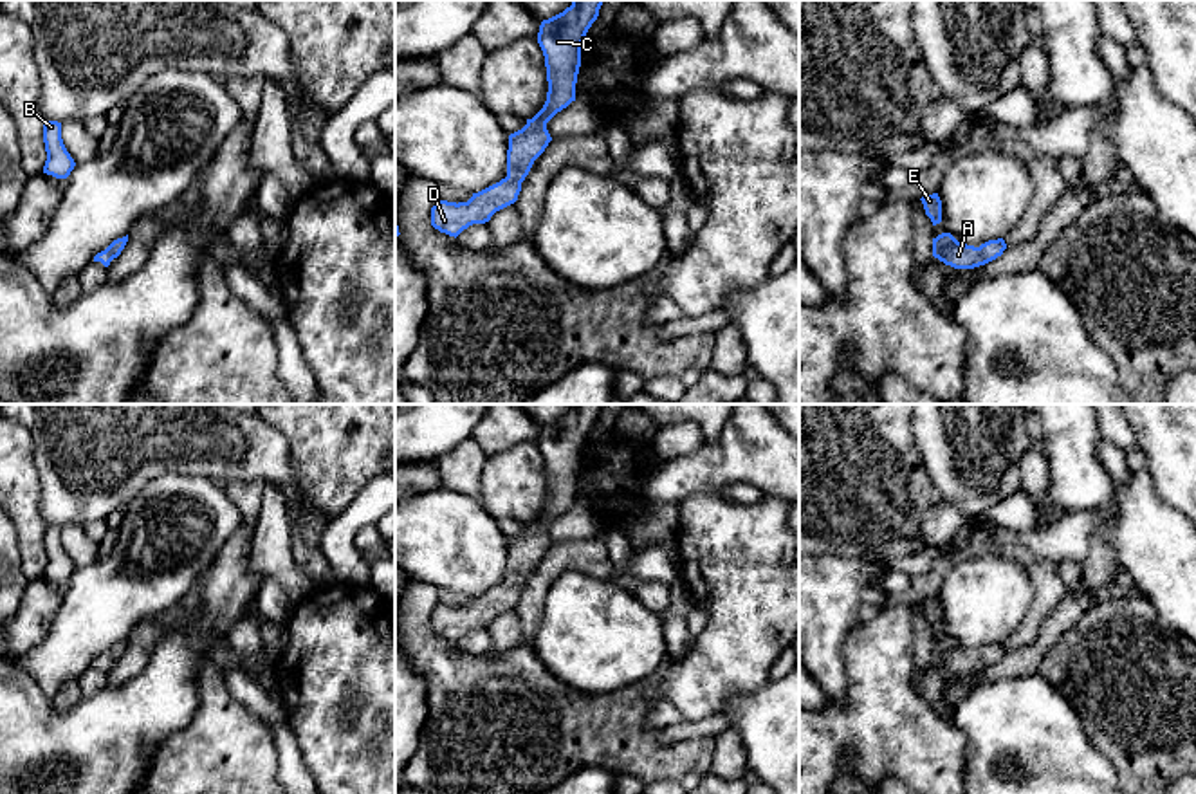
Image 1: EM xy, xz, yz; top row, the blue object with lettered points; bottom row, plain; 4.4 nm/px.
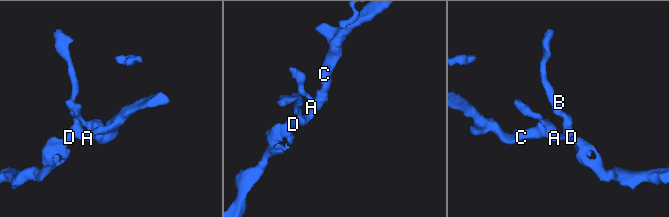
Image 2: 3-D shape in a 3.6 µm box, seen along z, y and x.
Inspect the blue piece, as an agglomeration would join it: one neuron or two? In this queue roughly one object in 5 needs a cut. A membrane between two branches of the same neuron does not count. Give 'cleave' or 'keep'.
keep

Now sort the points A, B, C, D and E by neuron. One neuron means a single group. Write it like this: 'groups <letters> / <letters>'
groups A B C D E

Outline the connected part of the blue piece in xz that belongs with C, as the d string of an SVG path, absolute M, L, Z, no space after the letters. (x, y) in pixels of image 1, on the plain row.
M572 404L563 417L543 424L538 448L545 460L548 496L543 512L527 529L509 540L507 581L473 597L467 606L437 605L431 612L431 630L449 641L458 641L473 628L485 628L491 621L514 608L521 586L534 565L552 545L547 527L572 505L581 471L581 451L604 404Z

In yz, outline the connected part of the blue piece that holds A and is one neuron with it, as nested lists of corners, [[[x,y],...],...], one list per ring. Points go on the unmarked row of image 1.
[[[951,637],[933,642],[933,660],[954,673],[974,673],[1003,659],[1007,648],[1003,642],[989,644],[980,651],[958,646]]]

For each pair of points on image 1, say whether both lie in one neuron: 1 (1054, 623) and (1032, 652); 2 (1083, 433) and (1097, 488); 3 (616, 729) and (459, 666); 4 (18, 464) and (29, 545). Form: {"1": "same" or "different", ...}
{"1": "same", "2": "same", "3": "same", "4": "same"}

